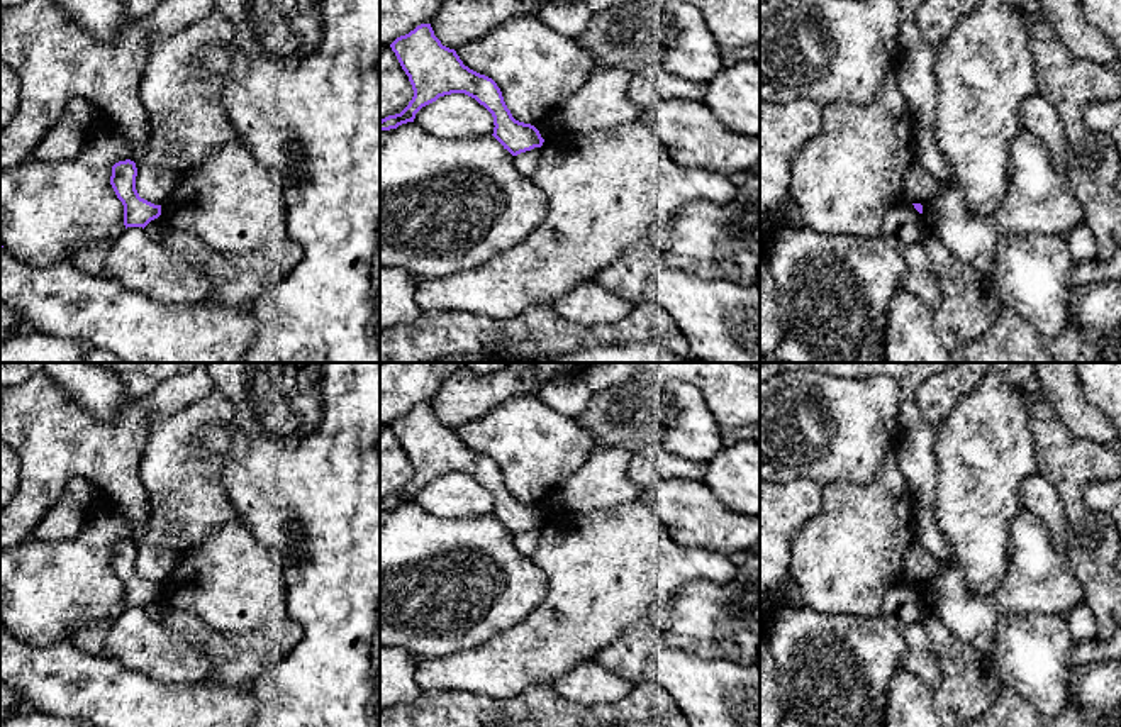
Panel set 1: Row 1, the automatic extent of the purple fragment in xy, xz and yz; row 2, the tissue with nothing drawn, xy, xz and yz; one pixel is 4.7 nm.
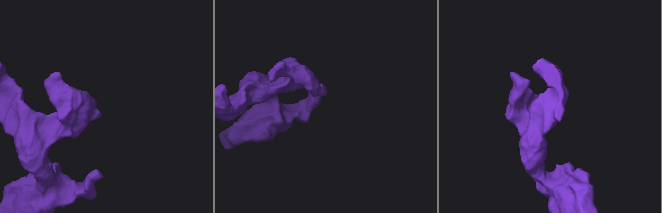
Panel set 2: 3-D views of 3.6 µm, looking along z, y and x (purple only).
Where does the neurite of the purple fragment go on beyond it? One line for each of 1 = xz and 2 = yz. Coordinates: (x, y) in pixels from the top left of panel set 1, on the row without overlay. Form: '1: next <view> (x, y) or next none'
1: next none
2: next none

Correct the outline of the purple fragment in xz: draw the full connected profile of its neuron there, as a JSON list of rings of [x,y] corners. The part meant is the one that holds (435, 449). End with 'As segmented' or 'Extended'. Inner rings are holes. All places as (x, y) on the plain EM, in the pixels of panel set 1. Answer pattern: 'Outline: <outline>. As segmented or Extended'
Outline: [[[421,403],[397,417],[390,427],[409,456],[414,476],[400,493],[382,498],[380,510],[414,502],[415,493],[439,476],[465,473],[492,493],[492,515],[512,536],[543,525],[544,519],[534,505],[512,497],[497,463],[465,446],[456,430],[443,425],[434,415],[431,403]]]. As segmented

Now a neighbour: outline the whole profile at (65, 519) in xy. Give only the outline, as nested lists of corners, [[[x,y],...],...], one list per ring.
[[[75,476],[66,485],[61,498],[47,510],[32,532],[34,541],[64,542],[73,541],[85,522],[88,507],[90,481]]]

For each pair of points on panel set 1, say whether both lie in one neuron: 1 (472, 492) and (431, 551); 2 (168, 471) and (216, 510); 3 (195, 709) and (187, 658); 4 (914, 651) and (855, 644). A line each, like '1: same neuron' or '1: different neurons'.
1: different neurons
2: same neuron
3: different neurons
4: different neurons

